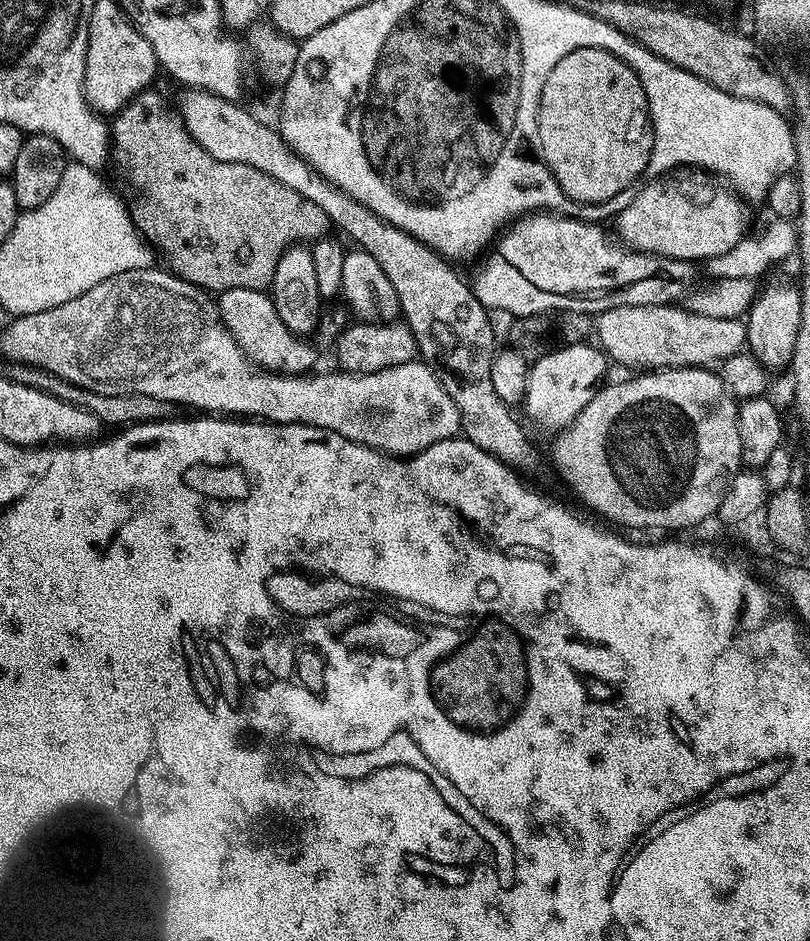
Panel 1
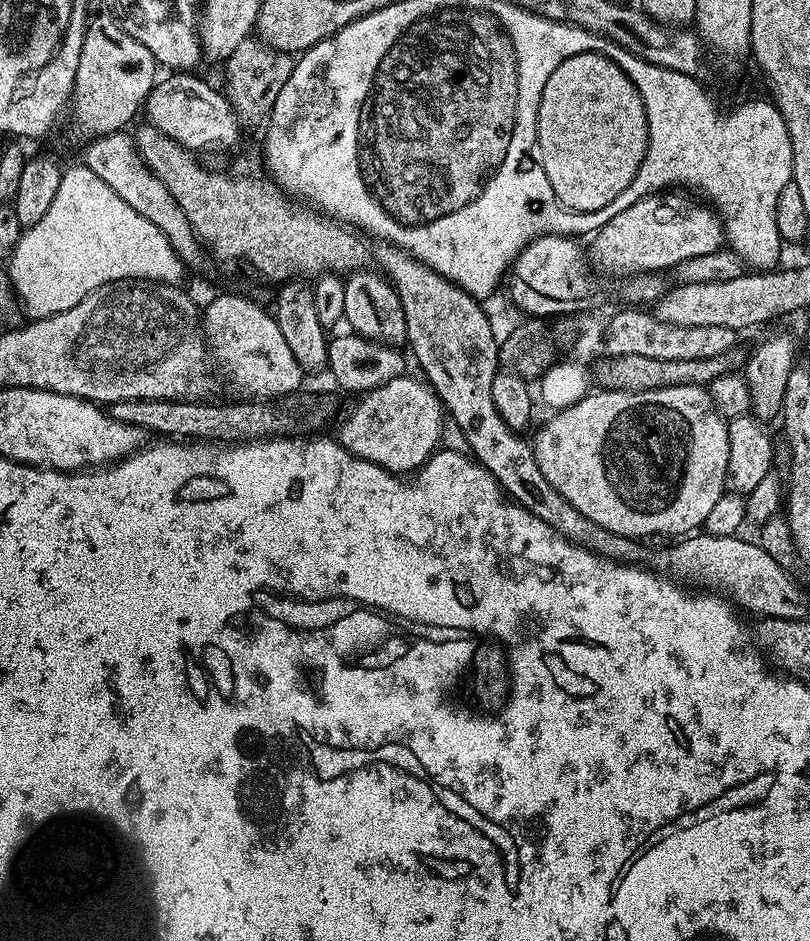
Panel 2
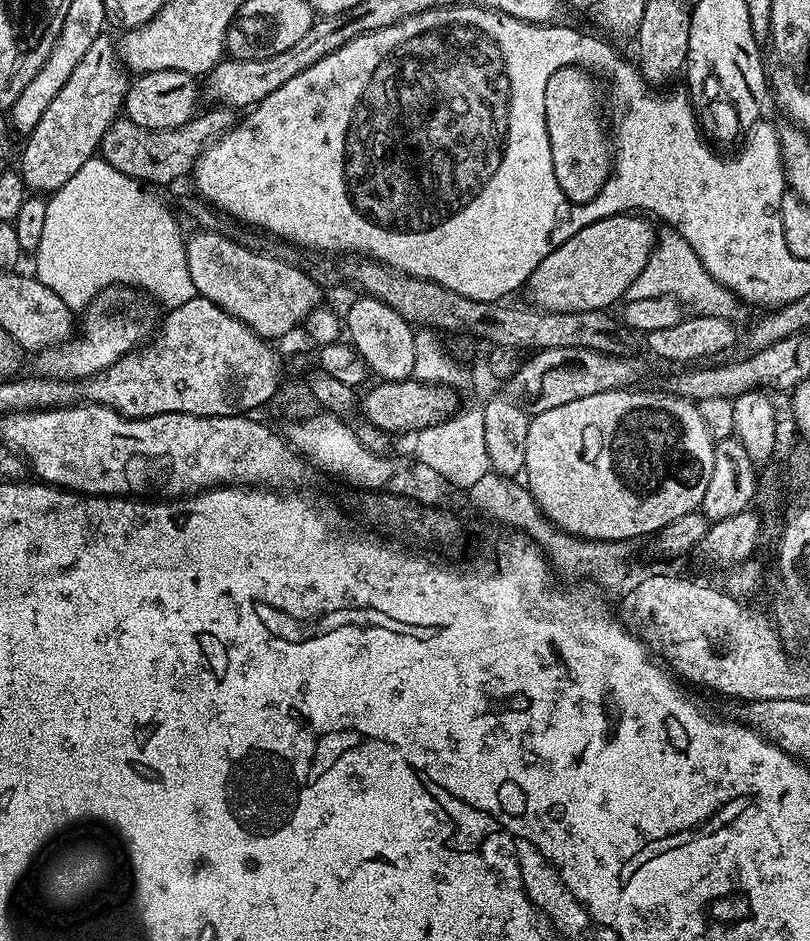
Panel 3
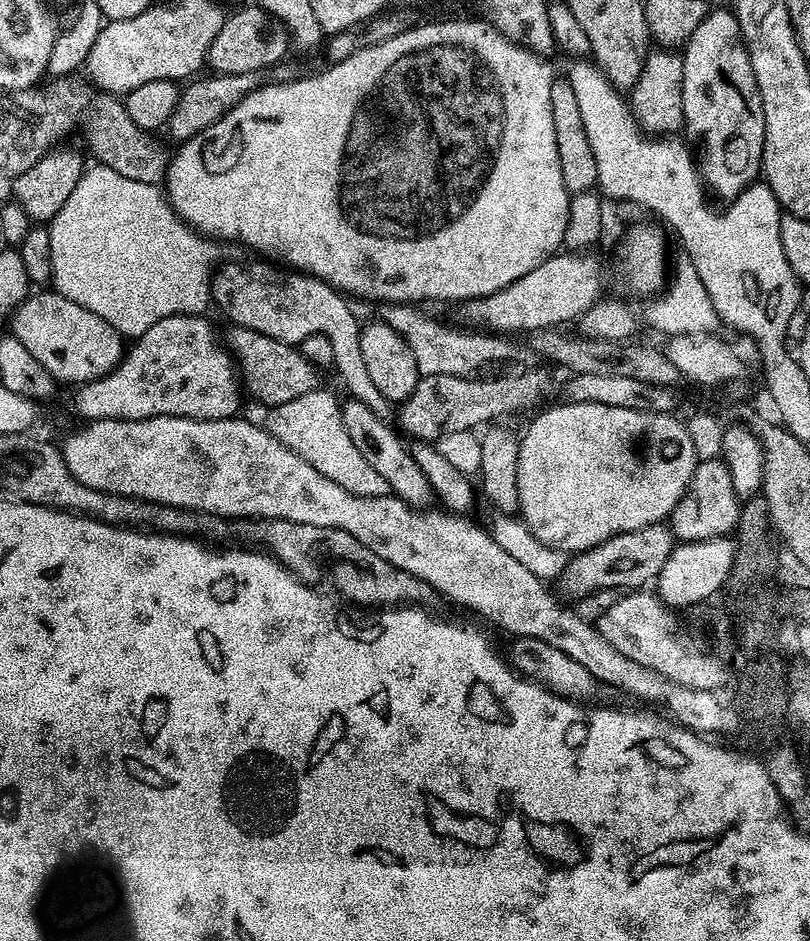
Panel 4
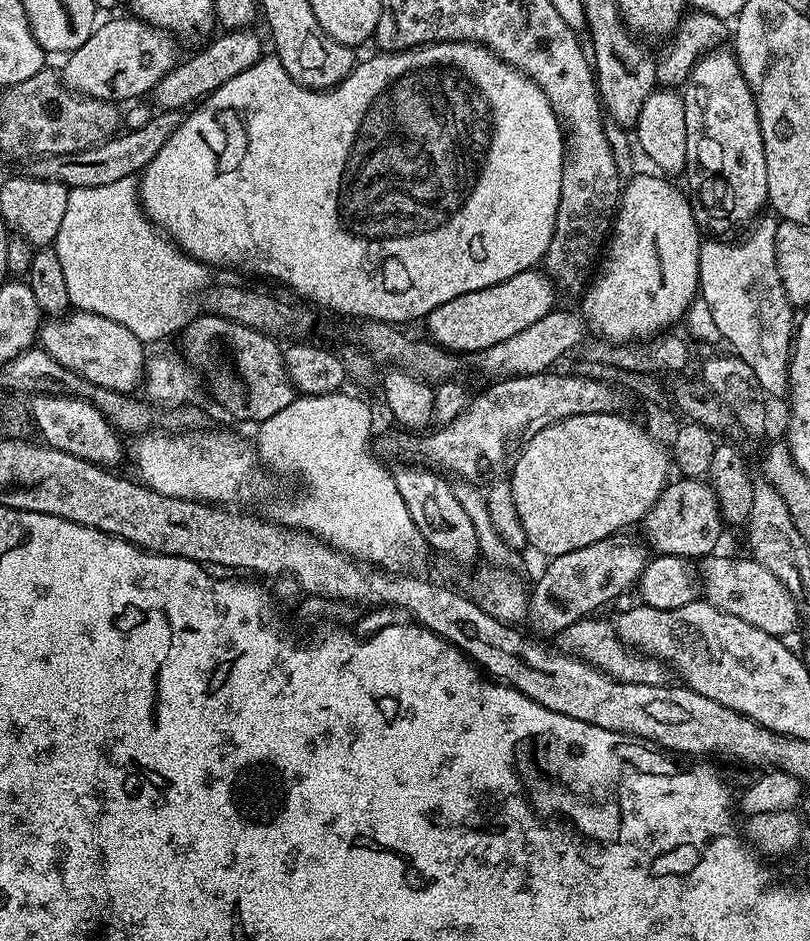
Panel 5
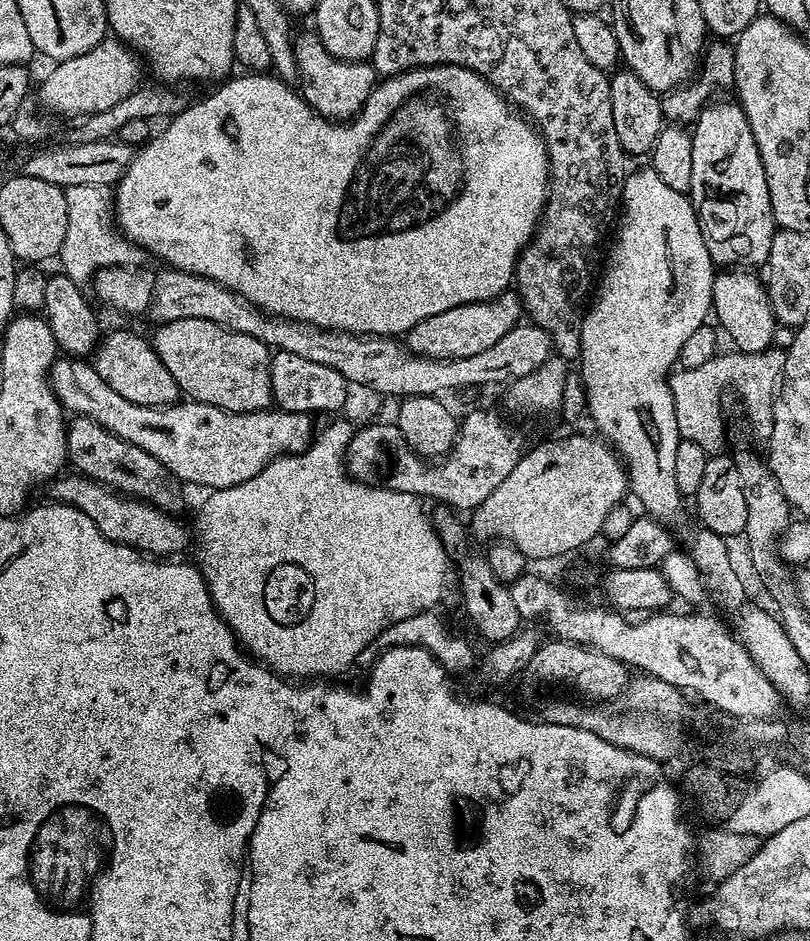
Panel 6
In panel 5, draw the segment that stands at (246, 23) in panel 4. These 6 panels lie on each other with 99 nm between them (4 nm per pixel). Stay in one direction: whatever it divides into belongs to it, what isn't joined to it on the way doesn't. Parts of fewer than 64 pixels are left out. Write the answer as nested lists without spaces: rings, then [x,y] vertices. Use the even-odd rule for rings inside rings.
[[[242,28],[239,32],[225,31],[220,35],[224,36],[210,41],[201,52],[194,53],[189,60],[181,59],[176,67],[171,68],[152,87],[150,100],[159,111],[180,112],[199,105],[207,100],[210,93],[218,90],[218,86],[226,86],[230,78],[238,78],[238,74],[250,70],[250,66],[257,64],[261,56],[265,55],[266,44],[264,48],[259,34],[252,28]]]

